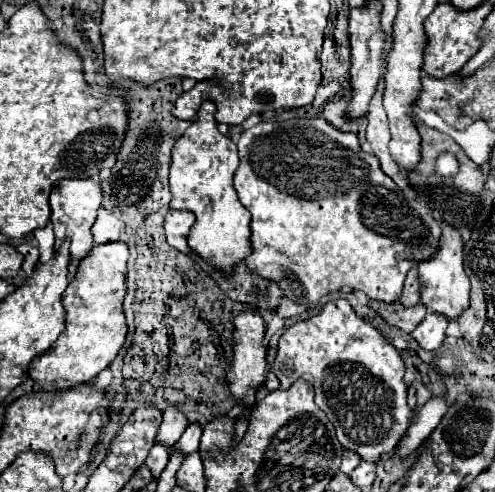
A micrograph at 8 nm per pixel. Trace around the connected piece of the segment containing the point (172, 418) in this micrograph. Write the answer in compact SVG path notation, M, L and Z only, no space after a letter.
M176 407L164 409L162 411L162 423L160 423L158 433L156 433L156 443L170 449L180 439L186 425L188 425L188 419Z

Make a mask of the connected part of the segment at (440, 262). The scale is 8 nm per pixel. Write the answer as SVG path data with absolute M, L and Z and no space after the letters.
M444 225L444 235L440 237L440 247L436 255L418 265L418 281L420 281L420 301L426 309L444 315L448 321L458 319L458 315L468 307L470 297L470 279L464 273L464 255L462 255L462 239L460 233L454 233L450 225Z

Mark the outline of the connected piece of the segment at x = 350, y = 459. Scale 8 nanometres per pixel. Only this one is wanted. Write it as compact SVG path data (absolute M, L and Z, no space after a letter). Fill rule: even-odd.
M344 451L340 471L342 471L344 475L350 475L350 473L356 469L356 465L358 465L358 463L360 463L360 457L358 457L358 455L352 455L352 451Z

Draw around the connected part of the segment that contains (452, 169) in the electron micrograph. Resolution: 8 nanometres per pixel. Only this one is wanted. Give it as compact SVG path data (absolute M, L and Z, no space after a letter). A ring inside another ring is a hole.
M440 155L440 159L436 161L436 167L442 175L454 175L456 173L456 159L452 159L452 155Z

